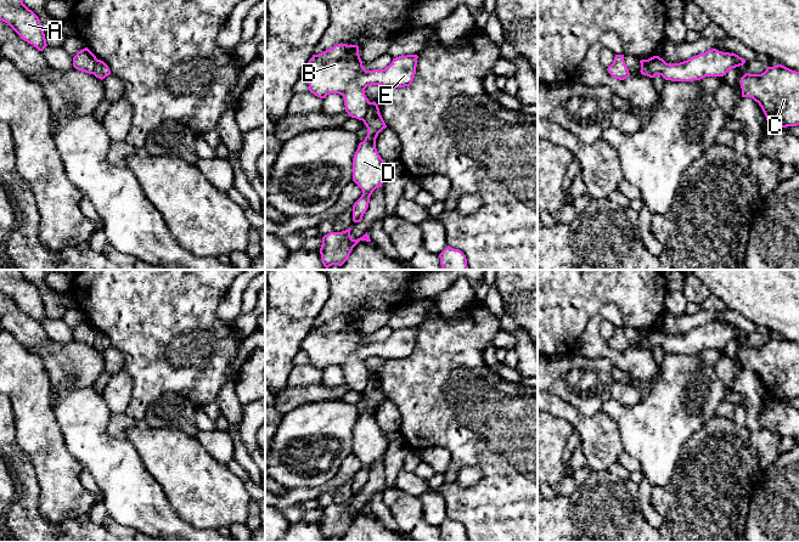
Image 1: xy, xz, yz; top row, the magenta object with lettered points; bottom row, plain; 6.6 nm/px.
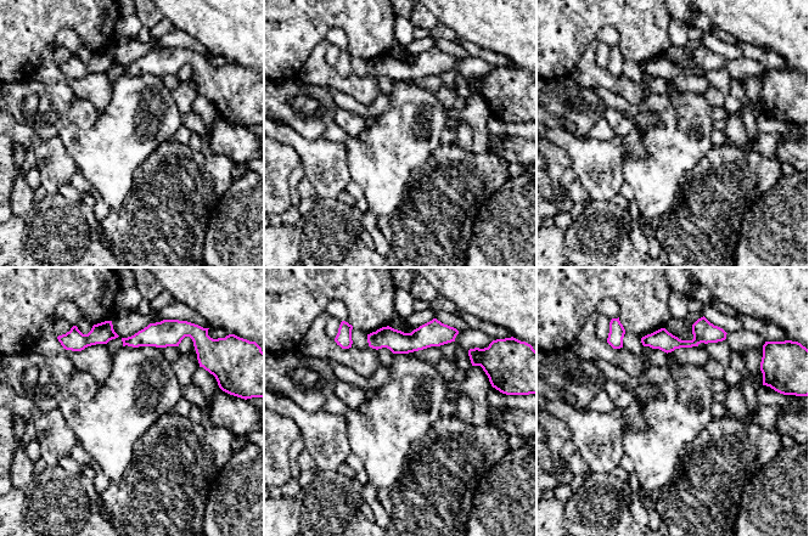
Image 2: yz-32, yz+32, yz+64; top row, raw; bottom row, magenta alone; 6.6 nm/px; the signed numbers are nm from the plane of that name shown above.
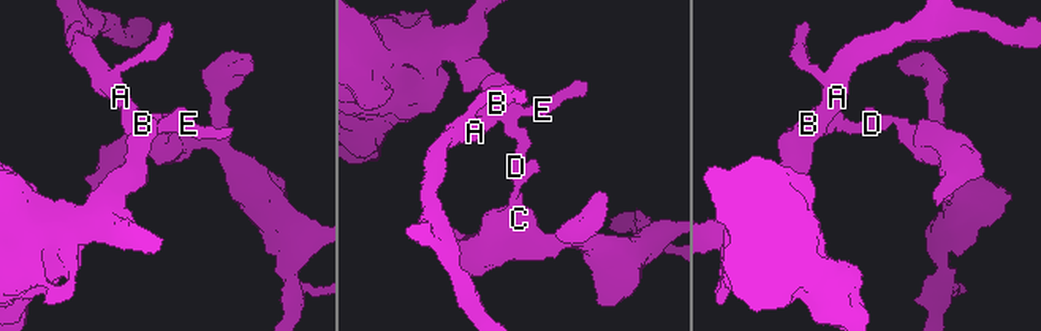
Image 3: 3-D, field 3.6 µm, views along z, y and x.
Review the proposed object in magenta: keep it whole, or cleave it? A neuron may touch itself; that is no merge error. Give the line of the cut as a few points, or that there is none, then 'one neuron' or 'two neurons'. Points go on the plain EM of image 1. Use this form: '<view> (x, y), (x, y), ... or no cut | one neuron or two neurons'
xz (370, 374), (367, 387), (363, 393) | two neurons

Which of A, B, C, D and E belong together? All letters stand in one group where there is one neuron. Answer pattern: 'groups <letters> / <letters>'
groups A B E / C D

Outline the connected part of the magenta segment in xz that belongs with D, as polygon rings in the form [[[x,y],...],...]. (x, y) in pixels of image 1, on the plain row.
[[[370,374],[367,388],[364,390],[367,408],[359,416],[353,430],[353,453],[361,461],[361,469],[353,478],[353,493],[361,495],[372,464],[382,459],[393,436],[386,435],[377,424],[376,411],[387,400],[378,377]]]

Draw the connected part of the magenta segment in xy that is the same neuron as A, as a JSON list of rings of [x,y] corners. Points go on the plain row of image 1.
[[[0,270],[0,293],[39,323],[47,318],[39,289],[23,276],[22,270]]]

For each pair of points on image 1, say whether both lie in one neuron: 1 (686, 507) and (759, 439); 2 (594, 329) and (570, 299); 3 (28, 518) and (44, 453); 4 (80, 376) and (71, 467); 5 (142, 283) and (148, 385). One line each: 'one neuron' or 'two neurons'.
1: one neuron
2: two neurons
3: two neurons
4: two neurons
5: one neuron

